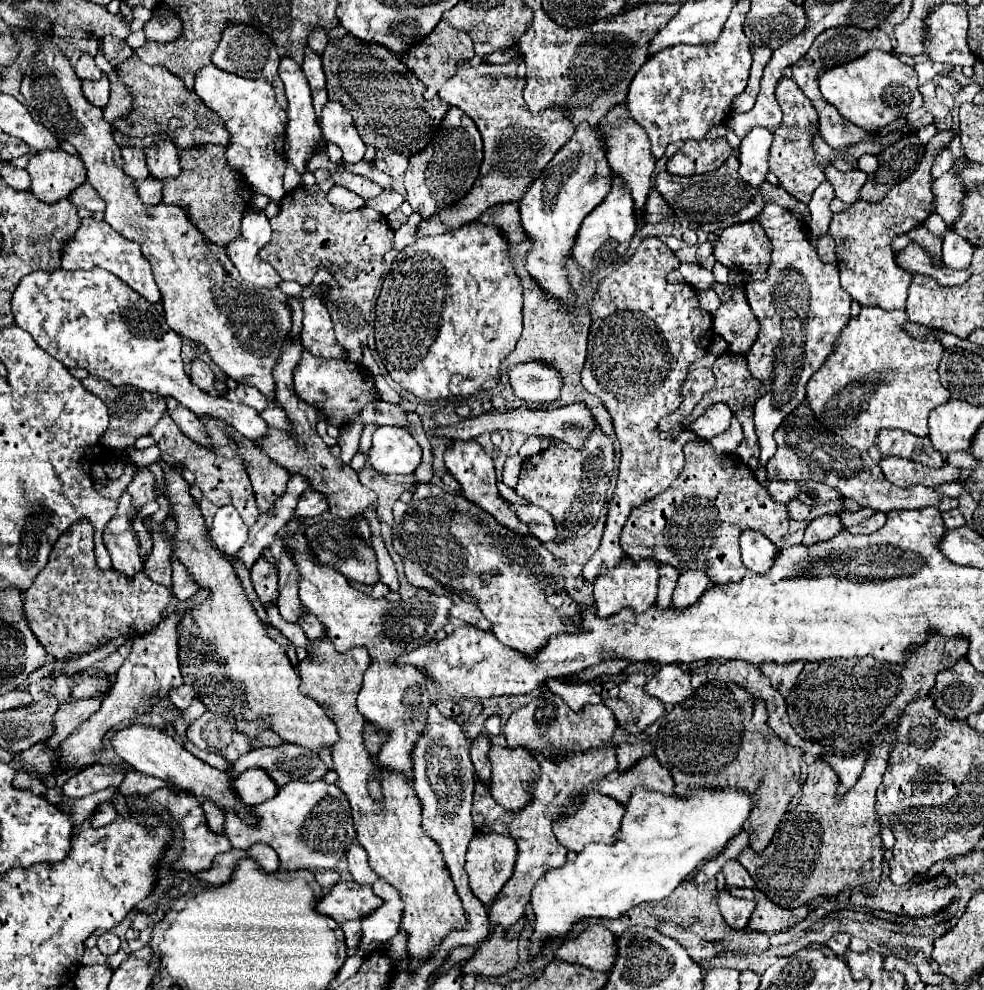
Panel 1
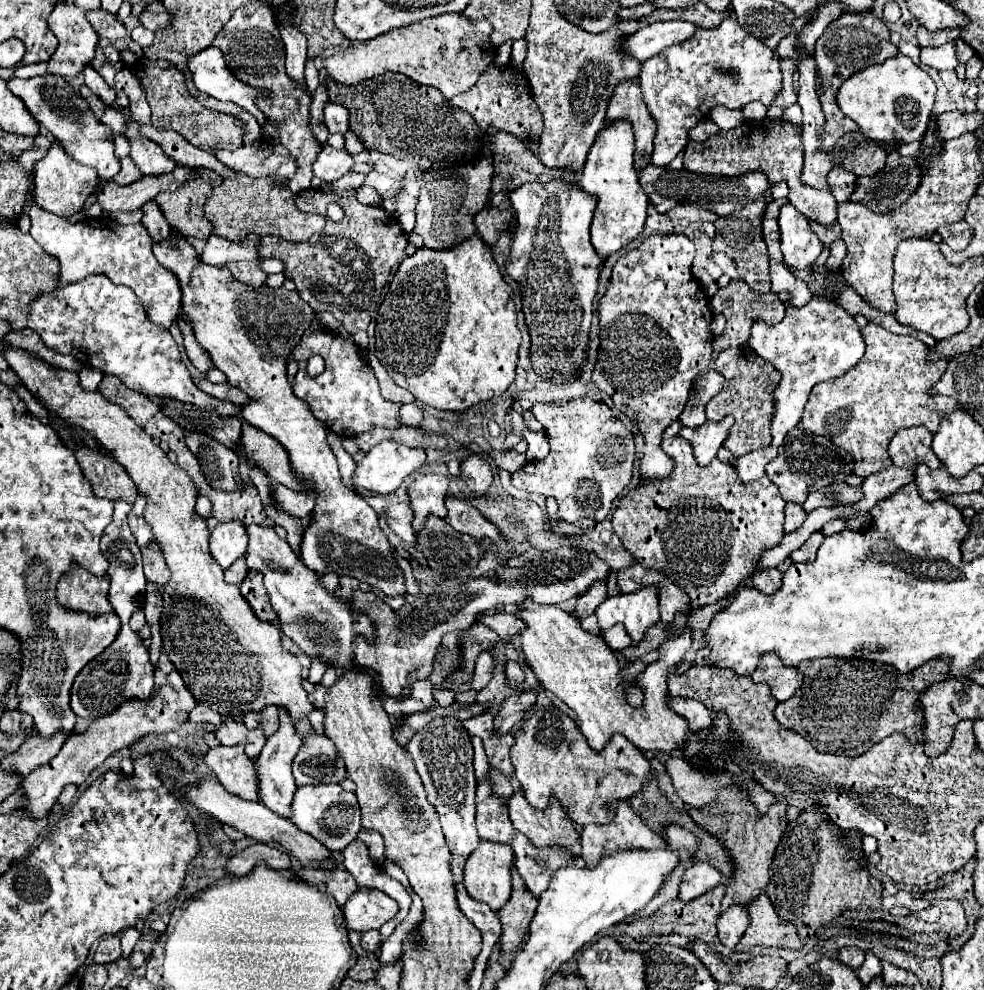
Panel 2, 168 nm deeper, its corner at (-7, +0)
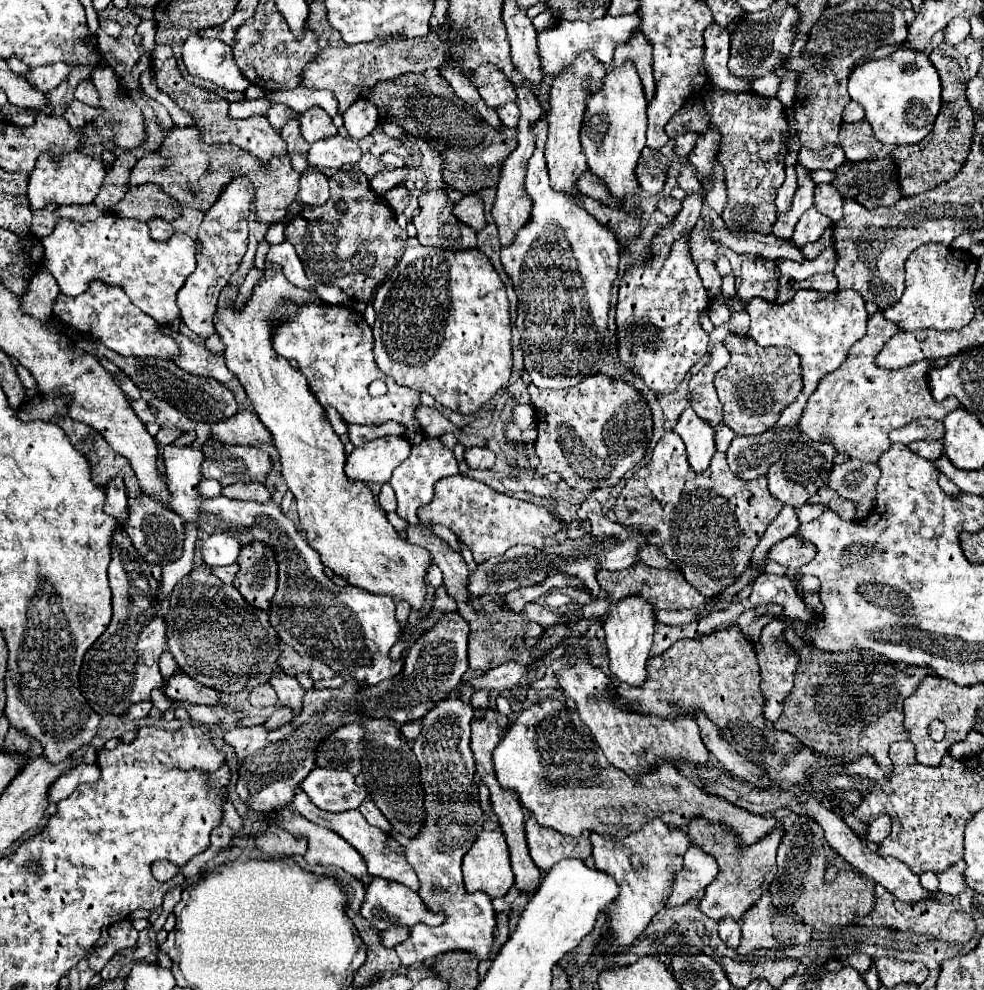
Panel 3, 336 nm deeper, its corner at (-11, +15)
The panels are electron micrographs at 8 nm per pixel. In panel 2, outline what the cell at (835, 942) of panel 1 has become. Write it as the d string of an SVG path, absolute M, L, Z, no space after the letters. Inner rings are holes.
M844 946L838 952L838 960L856 970L864 962L864 950L860 950L858 946Z

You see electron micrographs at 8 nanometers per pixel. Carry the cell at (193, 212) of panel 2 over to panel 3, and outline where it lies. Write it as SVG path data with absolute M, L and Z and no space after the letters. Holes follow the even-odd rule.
M144 183L132 187L128 195L114 207L114 213L118 217L138 219L146 223L154 217L160 217L164 221L174 221L180 211L178 211L178 201L170 199L170 195L162 193L162 189L156 189L156 185Z

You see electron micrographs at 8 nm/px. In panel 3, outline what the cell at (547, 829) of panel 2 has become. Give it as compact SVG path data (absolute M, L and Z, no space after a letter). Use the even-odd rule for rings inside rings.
M526 813L526 841L528 841L530 857L542 873L550 871L560 859L576 857L584 861L592 853L588 831L576 839L562 837L552 829L540 827L534 821L534 817L530 817L530 813Z

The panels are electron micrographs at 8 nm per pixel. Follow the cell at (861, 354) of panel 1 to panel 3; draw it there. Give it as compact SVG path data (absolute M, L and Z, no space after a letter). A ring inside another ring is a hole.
M882 311L870 315L868 331L862 341L854 343L846 361L834 373L826 375L808 399L808 405L800 419L800 429L808 435L810 441L830 443L836 447L836 453L846 453L852 459L878 461L878 457L890 447L888 433L892 429L904 427L920 417L944 421L944 417L958 407L958 401L954 401L954 397L948 397L942 403L934 401L928 389L928 371L932 367L946 365L946 359L938 359L934 363L920 361L918 365L908 365L900 371L878 369L874 365L878 349L882 349L882 345L890 337L894 337L896 331L898 327L886 321L882 317Z

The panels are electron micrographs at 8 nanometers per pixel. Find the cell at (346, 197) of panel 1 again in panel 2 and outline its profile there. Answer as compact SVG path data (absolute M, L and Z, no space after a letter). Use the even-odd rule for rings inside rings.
M360 186L356 190L356 198L358 198L358 202L368 204L368 206L380 206L380 202L382 202L380 194L374 188L370 188L370 186Z

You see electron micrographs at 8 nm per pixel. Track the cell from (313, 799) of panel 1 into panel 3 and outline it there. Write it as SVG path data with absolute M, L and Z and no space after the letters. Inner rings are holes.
M314 767L314 771L310 771L302 781L302 791L316 807L332 813L358 809L366 799L366 789L358 787L350 773L324 767Z

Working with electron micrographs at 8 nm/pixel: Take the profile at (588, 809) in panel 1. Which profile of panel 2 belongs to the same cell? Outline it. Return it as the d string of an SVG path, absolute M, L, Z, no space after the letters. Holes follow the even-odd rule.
M618 800L618 808L614 814L614 820L610 820L608 824L584 824L582 832L580 832L580 846L582 846L582 858L586 862L586 866L594 868L594 864L598 862L598 858L602 856L602 852L616 852L616 850L626 850L626 848L664 848L664 840L650 830L630 808L630 804L626 800Z

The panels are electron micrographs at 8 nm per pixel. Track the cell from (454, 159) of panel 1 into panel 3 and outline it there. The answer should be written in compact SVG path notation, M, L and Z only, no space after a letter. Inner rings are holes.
M428 191L420 197L422 213L414 217L414 227L418 231L420 245L464 251L476 247L476 233L462 225L452 213L452 201L446 191Z

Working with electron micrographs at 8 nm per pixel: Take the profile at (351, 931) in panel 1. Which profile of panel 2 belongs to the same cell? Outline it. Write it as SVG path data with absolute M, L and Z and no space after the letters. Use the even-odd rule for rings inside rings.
M366 930L366 932L362 932L360 946L362 946L364 950L368 950L368 952L376 952L378 942L380 942L380 932L378 932L378 930Z

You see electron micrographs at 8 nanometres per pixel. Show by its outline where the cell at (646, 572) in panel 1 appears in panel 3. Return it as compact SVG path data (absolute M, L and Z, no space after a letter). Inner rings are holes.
M626 597L626 601L612 601L610 613L606 615L604 631L608 643L608 657L610 657L610 673L616 681L628 683L632 687L640 687L648 679L646 663L650 659L652 635L654 635L654 609L642 601L642 597Z

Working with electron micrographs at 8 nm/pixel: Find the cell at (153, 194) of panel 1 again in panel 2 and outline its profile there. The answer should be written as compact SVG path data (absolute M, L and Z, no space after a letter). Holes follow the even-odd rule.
M150 200L144 208L144 218L142 218L142 224L146 226L146 230L150 232L150 238L152 240L164 240L168 234L170 234L170 224L162 212L162 208L158 206L156 200Z

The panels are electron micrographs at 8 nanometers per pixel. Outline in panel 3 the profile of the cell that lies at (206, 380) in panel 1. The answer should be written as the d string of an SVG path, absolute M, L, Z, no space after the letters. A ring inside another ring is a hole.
M242 175L234 177L230 185L222 189L216 203L206 211L204 221L198 231L198 249L196 249L196 269L186 279L182 289L178 291L178 307L182 321L200 337L208 339L216 333L214 329L214 313L220 291L226 287L230 275L238 269L248 241L248 215L250 203L254 199L254 185Z

